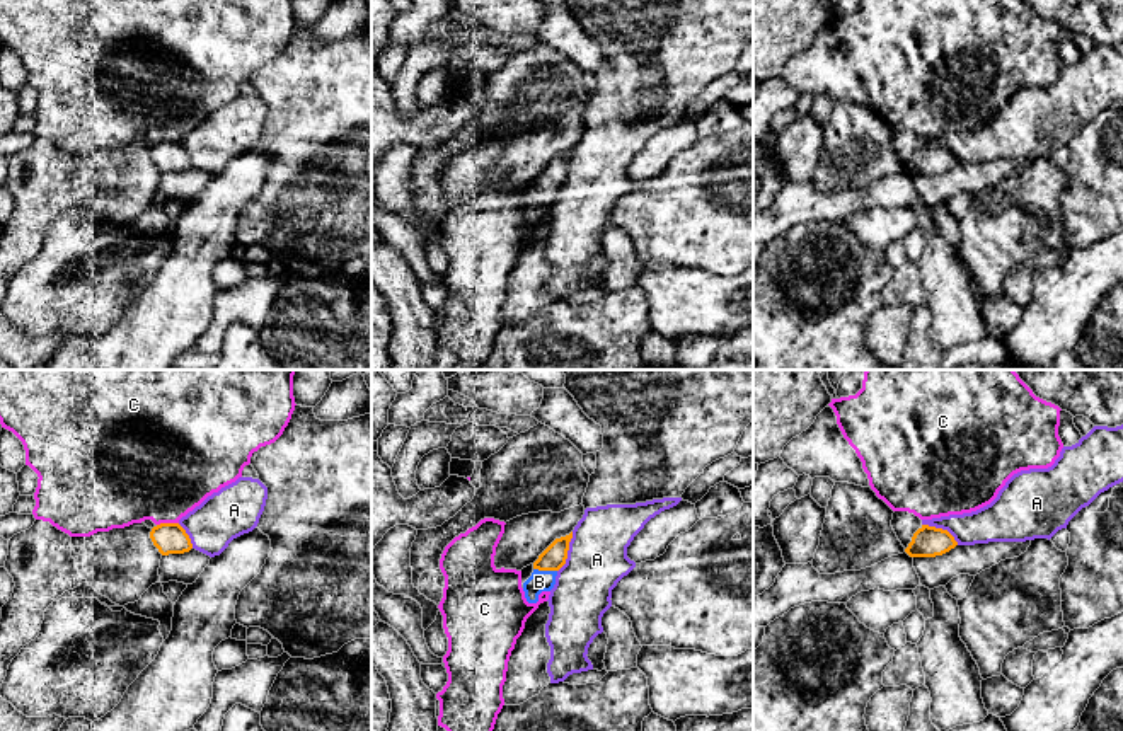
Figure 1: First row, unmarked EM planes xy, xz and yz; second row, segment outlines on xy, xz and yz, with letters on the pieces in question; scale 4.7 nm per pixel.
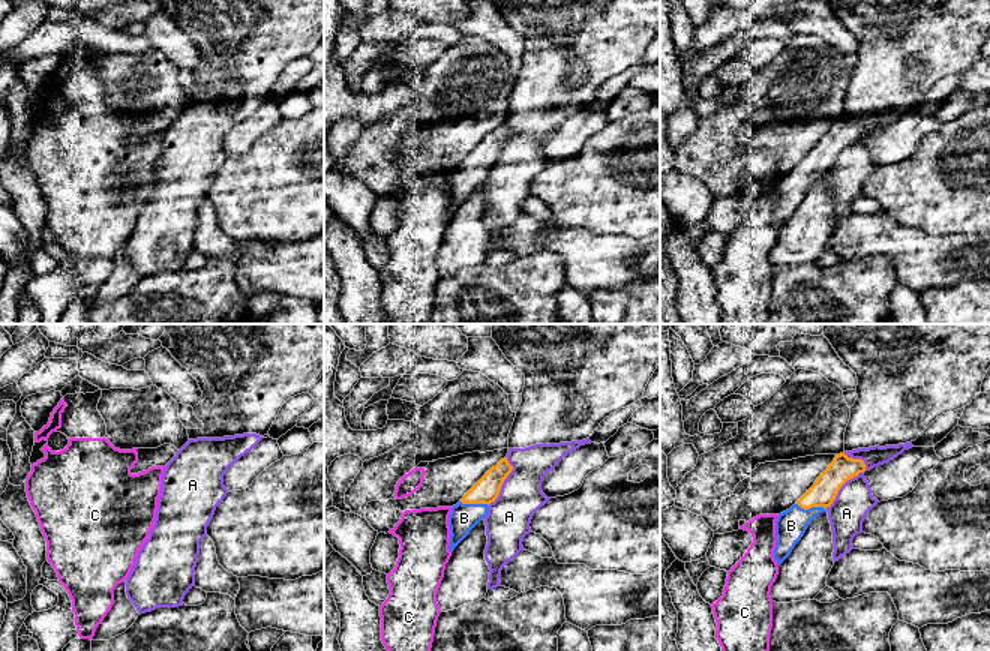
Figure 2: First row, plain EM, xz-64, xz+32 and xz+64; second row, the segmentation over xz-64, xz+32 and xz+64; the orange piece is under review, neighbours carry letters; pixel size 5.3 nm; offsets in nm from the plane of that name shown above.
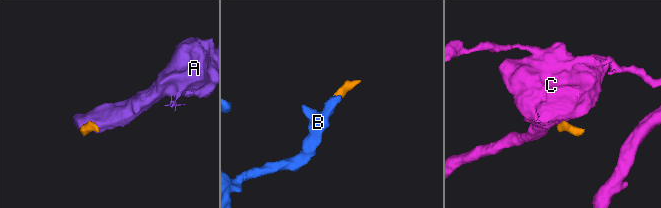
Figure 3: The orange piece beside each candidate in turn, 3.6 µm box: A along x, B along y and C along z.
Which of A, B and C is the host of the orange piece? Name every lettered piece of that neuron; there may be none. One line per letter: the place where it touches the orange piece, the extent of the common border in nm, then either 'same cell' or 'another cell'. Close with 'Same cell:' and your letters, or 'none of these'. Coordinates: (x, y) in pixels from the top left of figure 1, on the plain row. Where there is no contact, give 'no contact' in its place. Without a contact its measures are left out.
A: meets orange in xz at (566, 171); contact 200 nm long; another cell
B: meets orange in xz at (546, 188); contact 110 nm long; same cell
C: meets orange in xy at (167, 142); contact 110 nm long; another cell
Same cell: B

